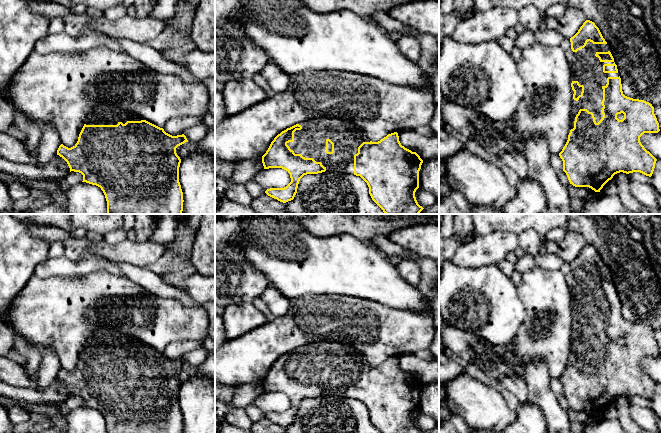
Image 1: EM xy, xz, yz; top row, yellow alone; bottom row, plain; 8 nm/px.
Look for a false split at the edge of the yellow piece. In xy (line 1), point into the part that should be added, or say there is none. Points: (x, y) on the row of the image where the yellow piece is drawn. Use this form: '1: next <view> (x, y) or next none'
1: next xy (104, 114)

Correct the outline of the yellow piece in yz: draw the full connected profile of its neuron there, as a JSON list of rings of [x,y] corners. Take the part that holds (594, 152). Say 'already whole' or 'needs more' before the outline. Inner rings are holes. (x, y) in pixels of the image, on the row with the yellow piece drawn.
needs more; [[[586,20],[578,32],[570,38],[571,51],[566,52],[571,69],[572,121],[568,140],[559,153],[563,161],[563,171],[570,184],[575,187],[589,187],[600,192],[603,186],[617,173],[640,172],[651,177],[657,159],[640,142],[644,133],[658,133],[659,123],[654,107],[649,102],[633,99],[623,94],[621,78],[610,47],[594,22]]]

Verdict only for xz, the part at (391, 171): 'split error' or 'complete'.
split error

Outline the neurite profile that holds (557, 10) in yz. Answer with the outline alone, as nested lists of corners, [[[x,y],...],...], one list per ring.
[[[555,4],[547,8],[544,13],[547,17],[560,18],[564,15],[567,8],[566,4]]]

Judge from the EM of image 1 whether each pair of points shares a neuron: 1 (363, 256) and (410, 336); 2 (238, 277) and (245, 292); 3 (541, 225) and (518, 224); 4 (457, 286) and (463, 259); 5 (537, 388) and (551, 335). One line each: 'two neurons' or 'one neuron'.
1: two neurons
2: one neuron
3: one neuron
4: two neurons
5: two neurons

